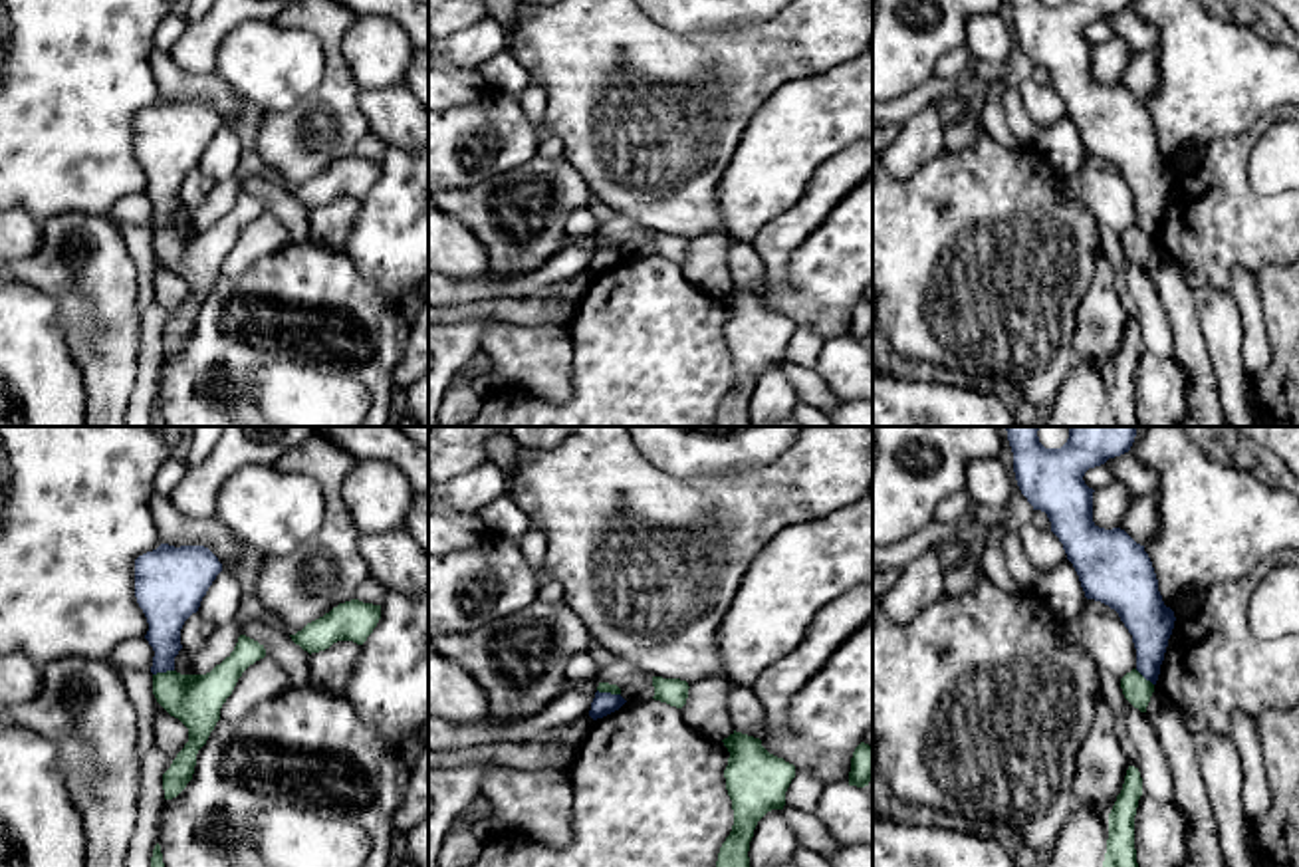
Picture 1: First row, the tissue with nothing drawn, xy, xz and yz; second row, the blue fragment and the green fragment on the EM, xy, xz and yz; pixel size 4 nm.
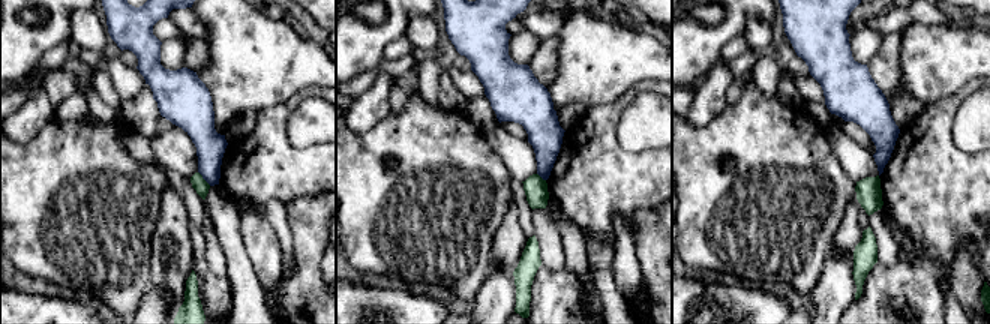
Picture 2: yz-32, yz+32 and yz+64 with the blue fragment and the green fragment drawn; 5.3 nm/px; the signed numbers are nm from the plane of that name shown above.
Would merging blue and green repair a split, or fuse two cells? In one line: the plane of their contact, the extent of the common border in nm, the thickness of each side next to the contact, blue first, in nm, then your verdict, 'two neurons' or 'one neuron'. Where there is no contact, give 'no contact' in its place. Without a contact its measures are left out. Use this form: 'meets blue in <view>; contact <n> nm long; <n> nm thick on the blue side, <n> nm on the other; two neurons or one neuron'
meets blue in xy; contact 90 nm long; 170 nm thick on the blue side, 200 nm on the other; two neurons

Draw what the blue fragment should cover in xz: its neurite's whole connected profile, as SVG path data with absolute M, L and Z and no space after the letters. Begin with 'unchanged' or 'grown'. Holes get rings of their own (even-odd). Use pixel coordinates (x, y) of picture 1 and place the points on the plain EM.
unchanged; M595 248L595 254L591 258L589 272L593 276L603 274L615 266L619 266L627 256L621 250L611 250L611 248Z

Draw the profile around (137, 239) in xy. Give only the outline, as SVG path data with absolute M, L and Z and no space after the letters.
M113 220L123 234L125 246L137 264L139 274L139 315L155 302L155 260L153 228Z

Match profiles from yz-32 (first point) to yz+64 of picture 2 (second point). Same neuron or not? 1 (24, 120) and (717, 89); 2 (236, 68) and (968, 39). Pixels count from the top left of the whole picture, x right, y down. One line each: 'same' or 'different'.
1: same
2: same

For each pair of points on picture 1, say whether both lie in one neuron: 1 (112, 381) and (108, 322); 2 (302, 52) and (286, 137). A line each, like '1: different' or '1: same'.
1: same
2: different

